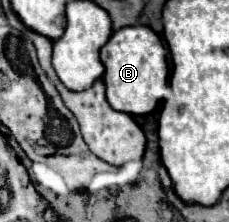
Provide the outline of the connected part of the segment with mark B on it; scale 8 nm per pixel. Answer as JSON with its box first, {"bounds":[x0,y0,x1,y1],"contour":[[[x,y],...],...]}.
{"bounds":[100,25,174,115],"contour":[[[146,25],[122,27],[114,31],[108,43],[100,49],[100,59],[106,67],[102,77],[106,85],[106,97],[116,111],[130,115],[146,115],[157,108],[162,111],[164,101],[170,101],[174,95],[170,87],[172,57],[164,39],[164,30],[163,35],[158,35]]]}

